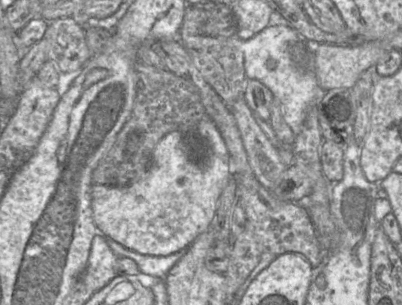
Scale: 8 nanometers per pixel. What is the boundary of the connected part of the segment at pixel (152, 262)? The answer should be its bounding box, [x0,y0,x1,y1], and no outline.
[106,237,187,279]

